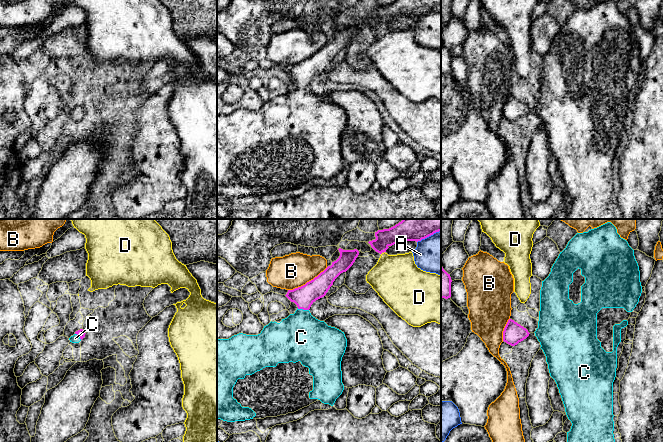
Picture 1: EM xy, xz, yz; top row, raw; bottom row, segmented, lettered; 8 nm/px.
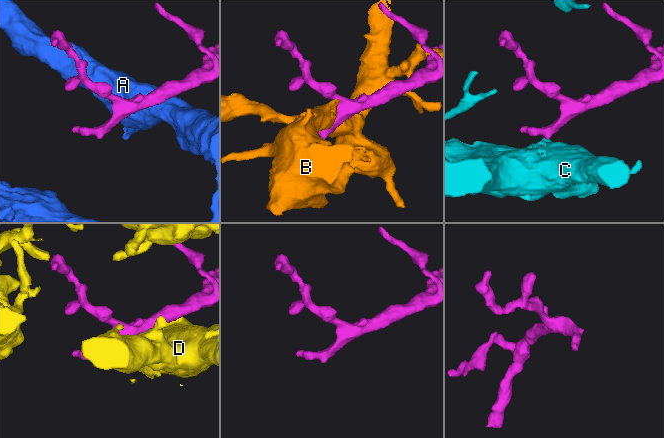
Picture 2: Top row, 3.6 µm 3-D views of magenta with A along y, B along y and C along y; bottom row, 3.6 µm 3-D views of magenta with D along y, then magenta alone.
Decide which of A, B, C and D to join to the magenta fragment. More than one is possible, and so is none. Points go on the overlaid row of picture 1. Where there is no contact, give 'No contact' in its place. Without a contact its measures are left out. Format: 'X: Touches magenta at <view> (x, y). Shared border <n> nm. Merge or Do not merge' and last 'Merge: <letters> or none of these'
A: Touches magenta at xz (428, 236). Shared border 220 nm. Do not merge
B: Touches magenta at xz (307, 282). Shared border 380 nm. Do not merge
C: Touches magenta at xz (303, 309). Shared border 100 nm. Merge
D: Touches magenta at xz (381, 253). Shared border 40 nm. Do not merge
Merge: C

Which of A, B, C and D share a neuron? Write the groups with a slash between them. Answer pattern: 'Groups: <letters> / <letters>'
Groups: A / B / C / D

